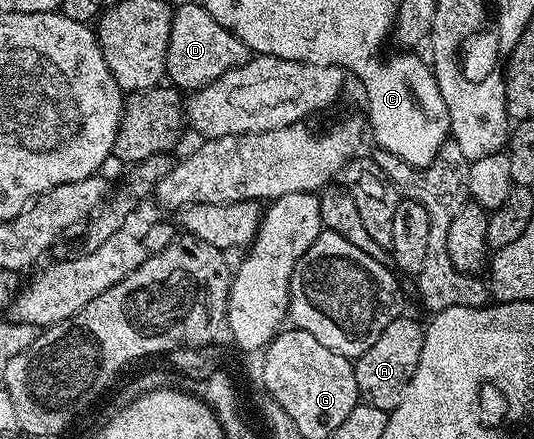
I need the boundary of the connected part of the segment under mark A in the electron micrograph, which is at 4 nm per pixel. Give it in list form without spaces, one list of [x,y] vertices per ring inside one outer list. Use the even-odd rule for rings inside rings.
[[[401,317],[390,321],[386,329],[382,329],[382,337],[366,349],[359,359],[355,360],[356,384],[361,400],[374,409],[390,412],[402,401],[402,393],[406,393],[406,385],[410,385],[410,377],[414,377],[414,369],[418,369],[418,357],[422,357],[424,344],[423,326],[419,327],[412,319]]]

